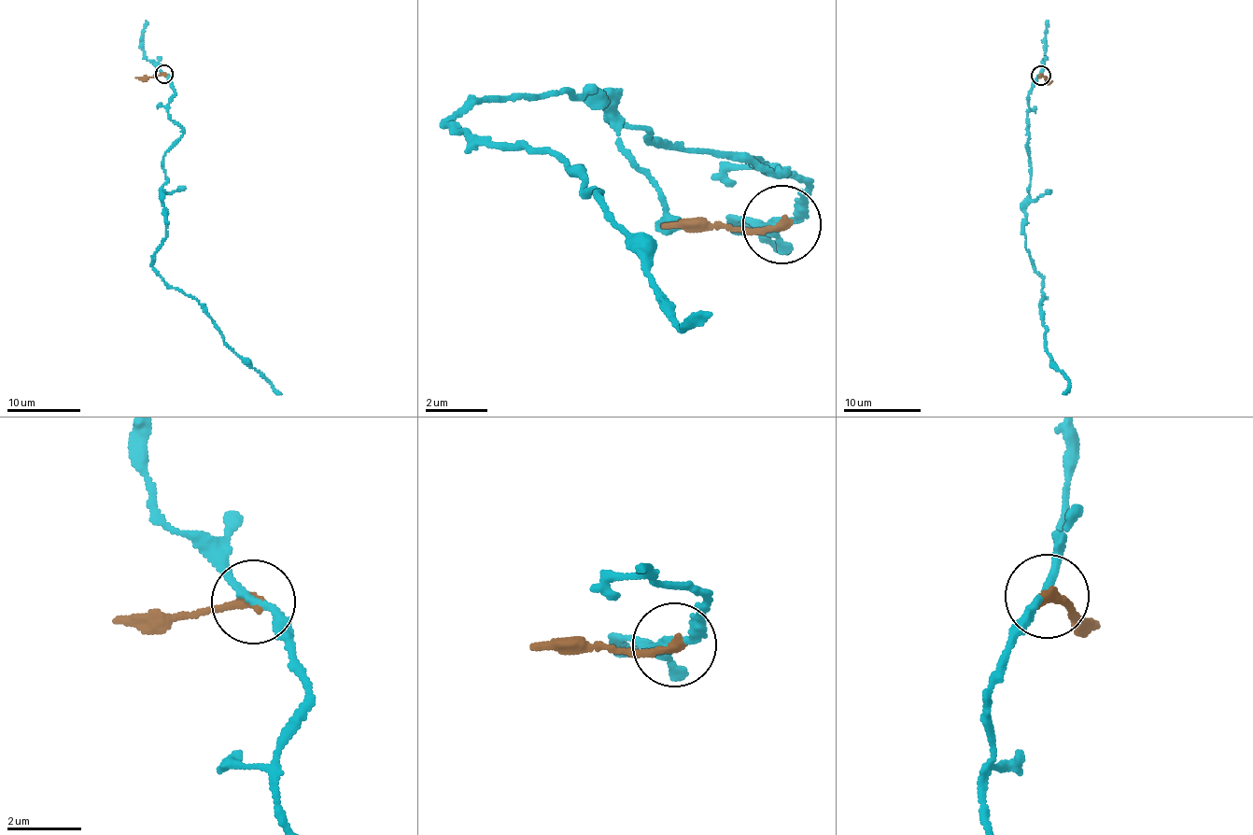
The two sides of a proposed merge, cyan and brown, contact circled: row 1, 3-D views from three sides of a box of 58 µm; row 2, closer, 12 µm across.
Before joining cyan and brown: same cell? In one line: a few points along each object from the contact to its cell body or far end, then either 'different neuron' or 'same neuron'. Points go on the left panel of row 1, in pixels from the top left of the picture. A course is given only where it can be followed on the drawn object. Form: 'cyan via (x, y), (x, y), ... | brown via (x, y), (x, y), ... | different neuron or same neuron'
cyan via (163, 75), (183, 135), (163, 157), (166, 238), (152, 266), (281, 394) | brown via (163, 75), (135, 77) | different neuron

